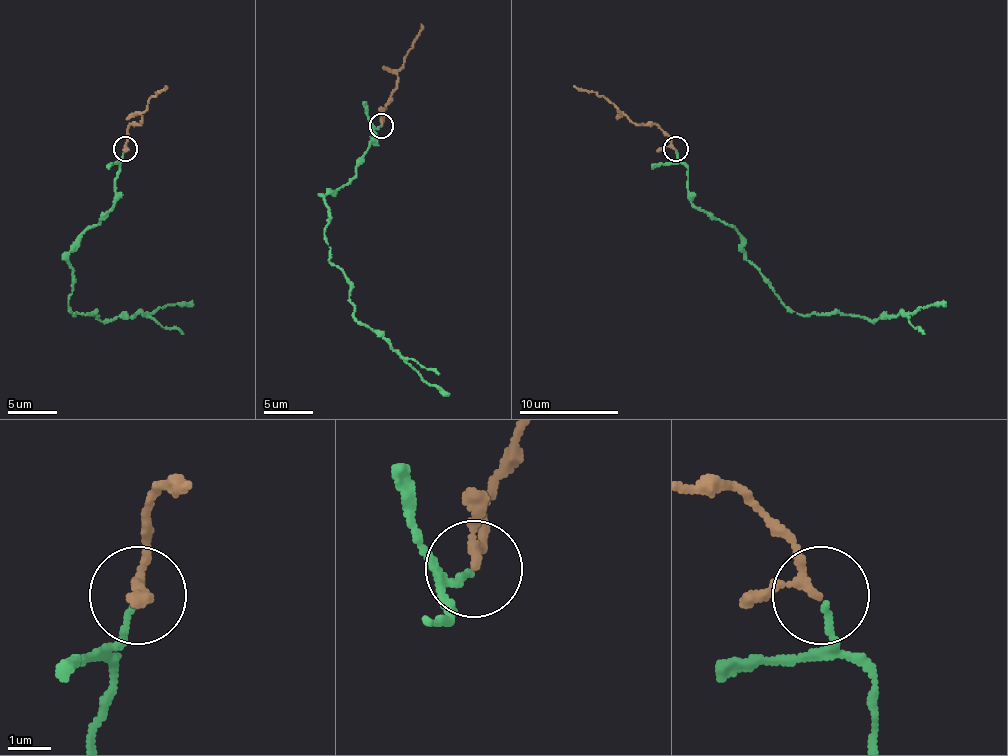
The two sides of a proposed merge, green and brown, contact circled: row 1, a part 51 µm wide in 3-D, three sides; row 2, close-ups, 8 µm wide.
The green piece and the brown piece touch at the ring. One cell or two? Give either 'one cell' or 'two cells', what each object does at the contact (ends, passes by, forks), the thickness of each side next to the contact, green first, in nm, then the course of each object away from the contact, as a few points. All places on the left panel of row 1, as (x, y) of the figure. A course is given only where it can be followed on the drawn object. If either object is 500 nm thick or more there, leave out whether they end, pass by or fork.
one cell | green ends | brown passes by | 130/170 nm | green via (126, 151), (116, 200), (69, 255), (71, 312), (93, 312), (101, 319), (153, 314), (168, 304), (193, 302) | brown via (126, 148), (126, 131), (133, 123), (141, 123), (141, 113), (153, 96), (165, 86)

